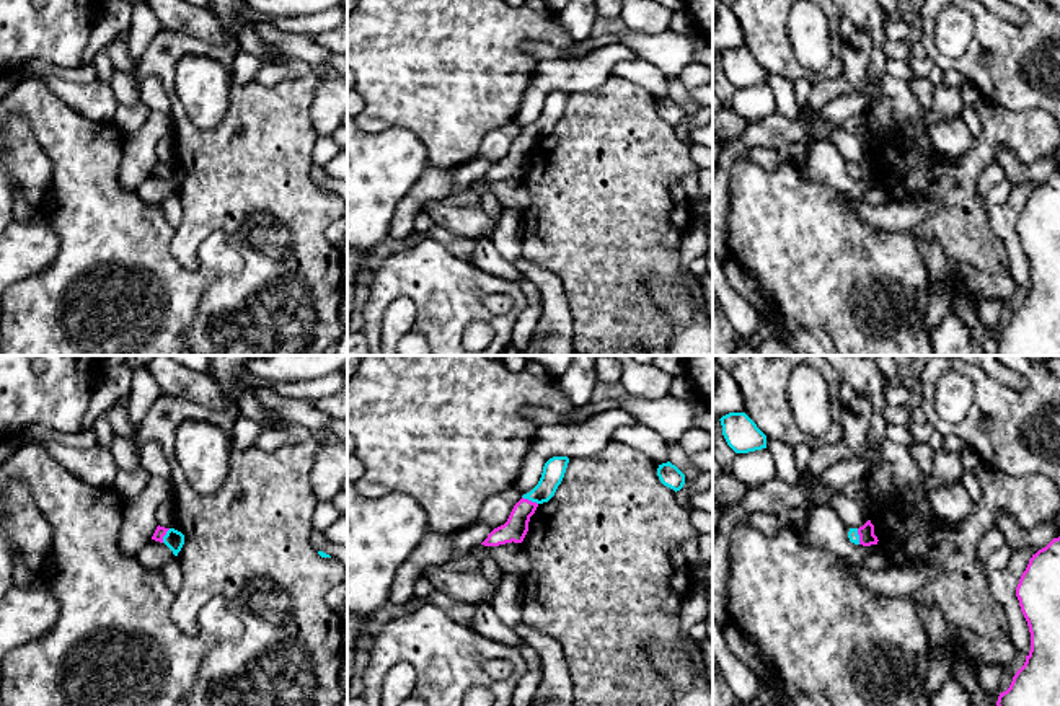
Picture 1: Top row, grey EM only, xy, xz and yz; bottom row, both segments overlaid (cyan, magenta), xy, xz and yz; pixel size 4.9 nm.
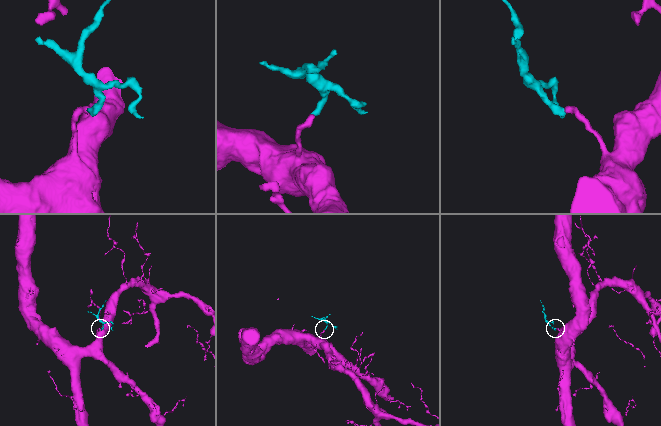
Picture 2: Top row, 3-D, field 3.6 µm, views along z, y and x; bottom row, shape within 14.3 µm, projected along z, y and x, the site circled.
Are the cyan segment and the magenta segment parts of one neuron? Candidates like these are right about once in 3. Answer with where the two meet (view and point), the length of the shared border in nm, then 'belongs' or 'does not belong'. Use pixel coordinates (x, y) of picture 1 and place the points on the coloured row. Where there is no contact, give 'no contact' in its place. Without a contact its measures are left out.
contact xz (530, 499); length 90 nm; belongs

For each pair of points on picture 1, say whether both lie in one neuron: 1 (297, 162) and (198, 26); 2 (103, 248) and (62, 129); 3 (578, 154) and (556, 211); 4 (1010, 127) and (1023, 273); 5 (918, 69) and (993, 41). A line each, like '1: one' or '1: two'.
1: two
2: one
3: one
4: two
5: two

